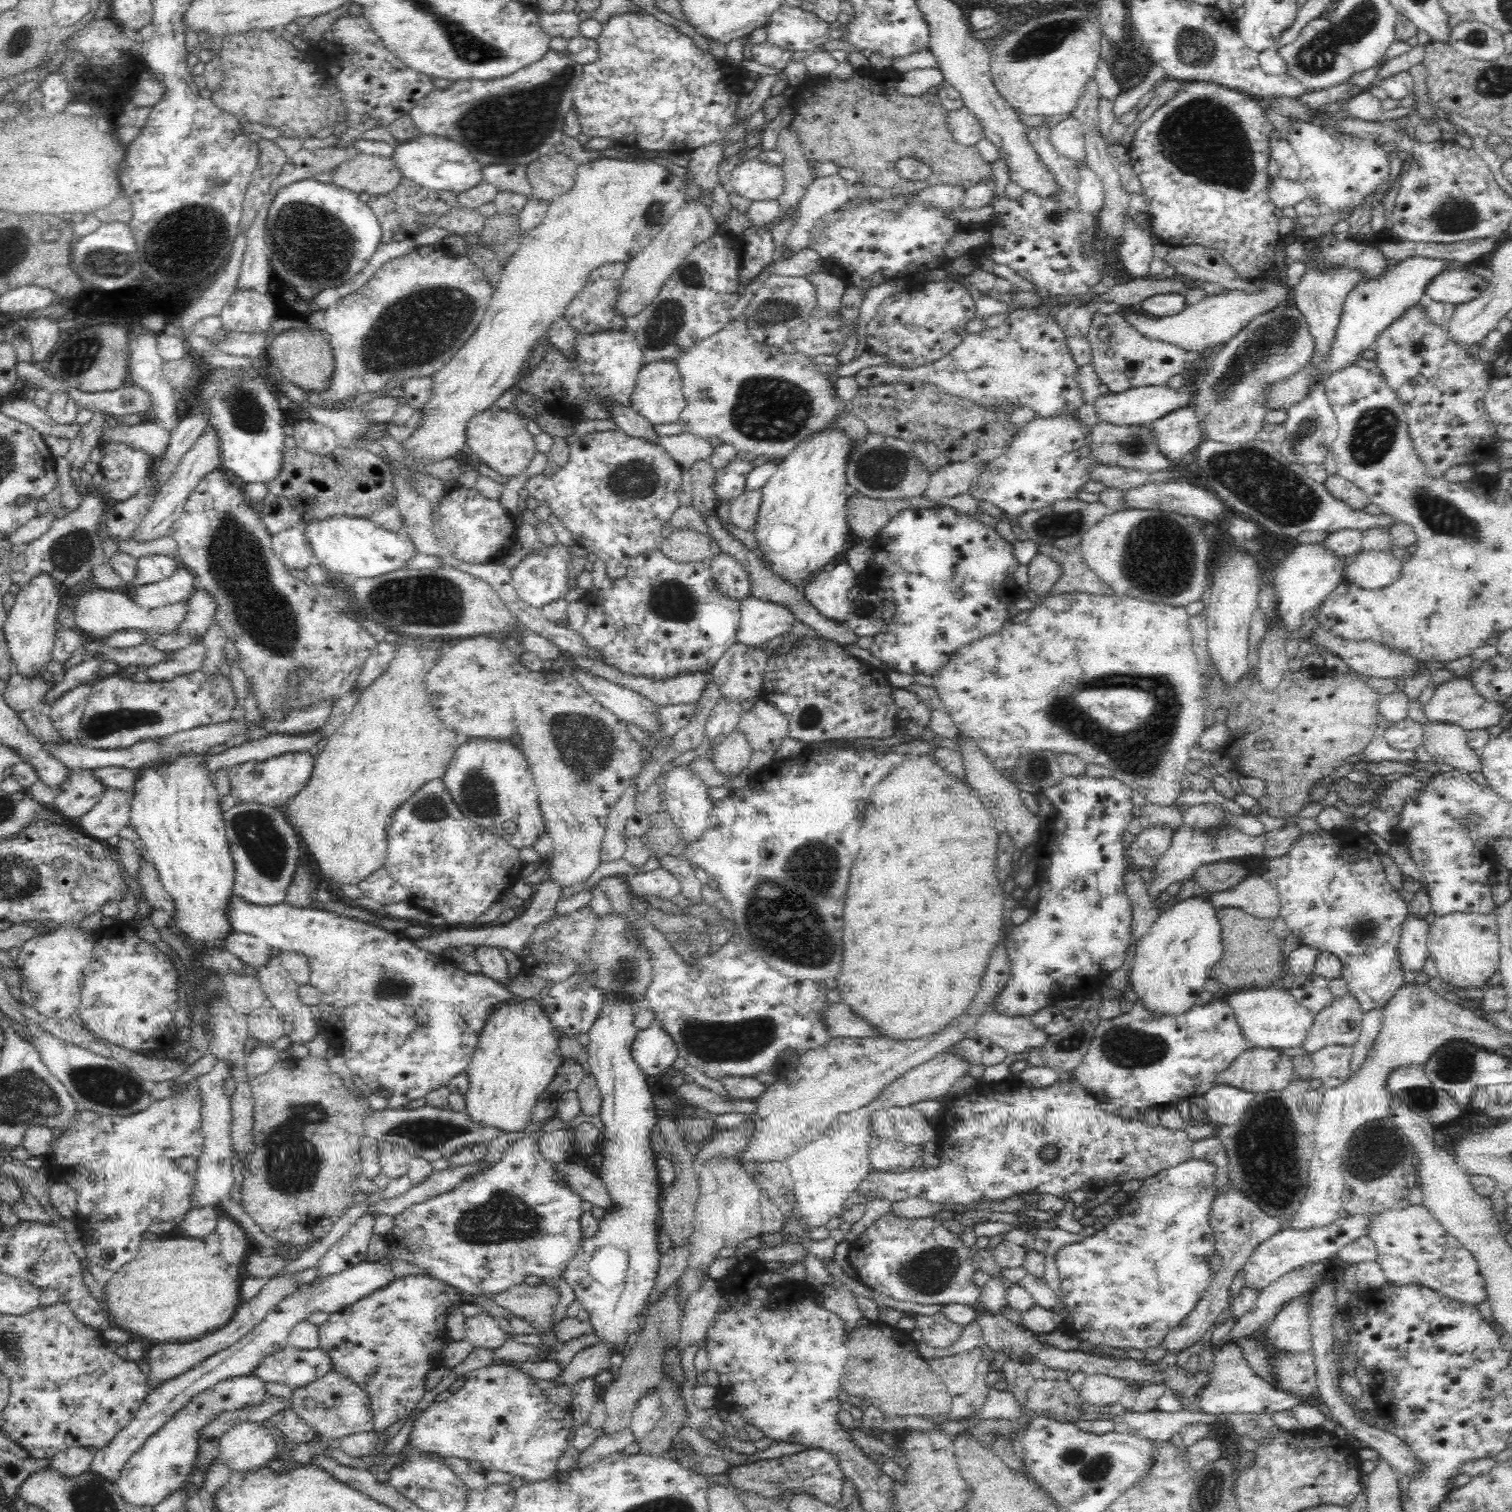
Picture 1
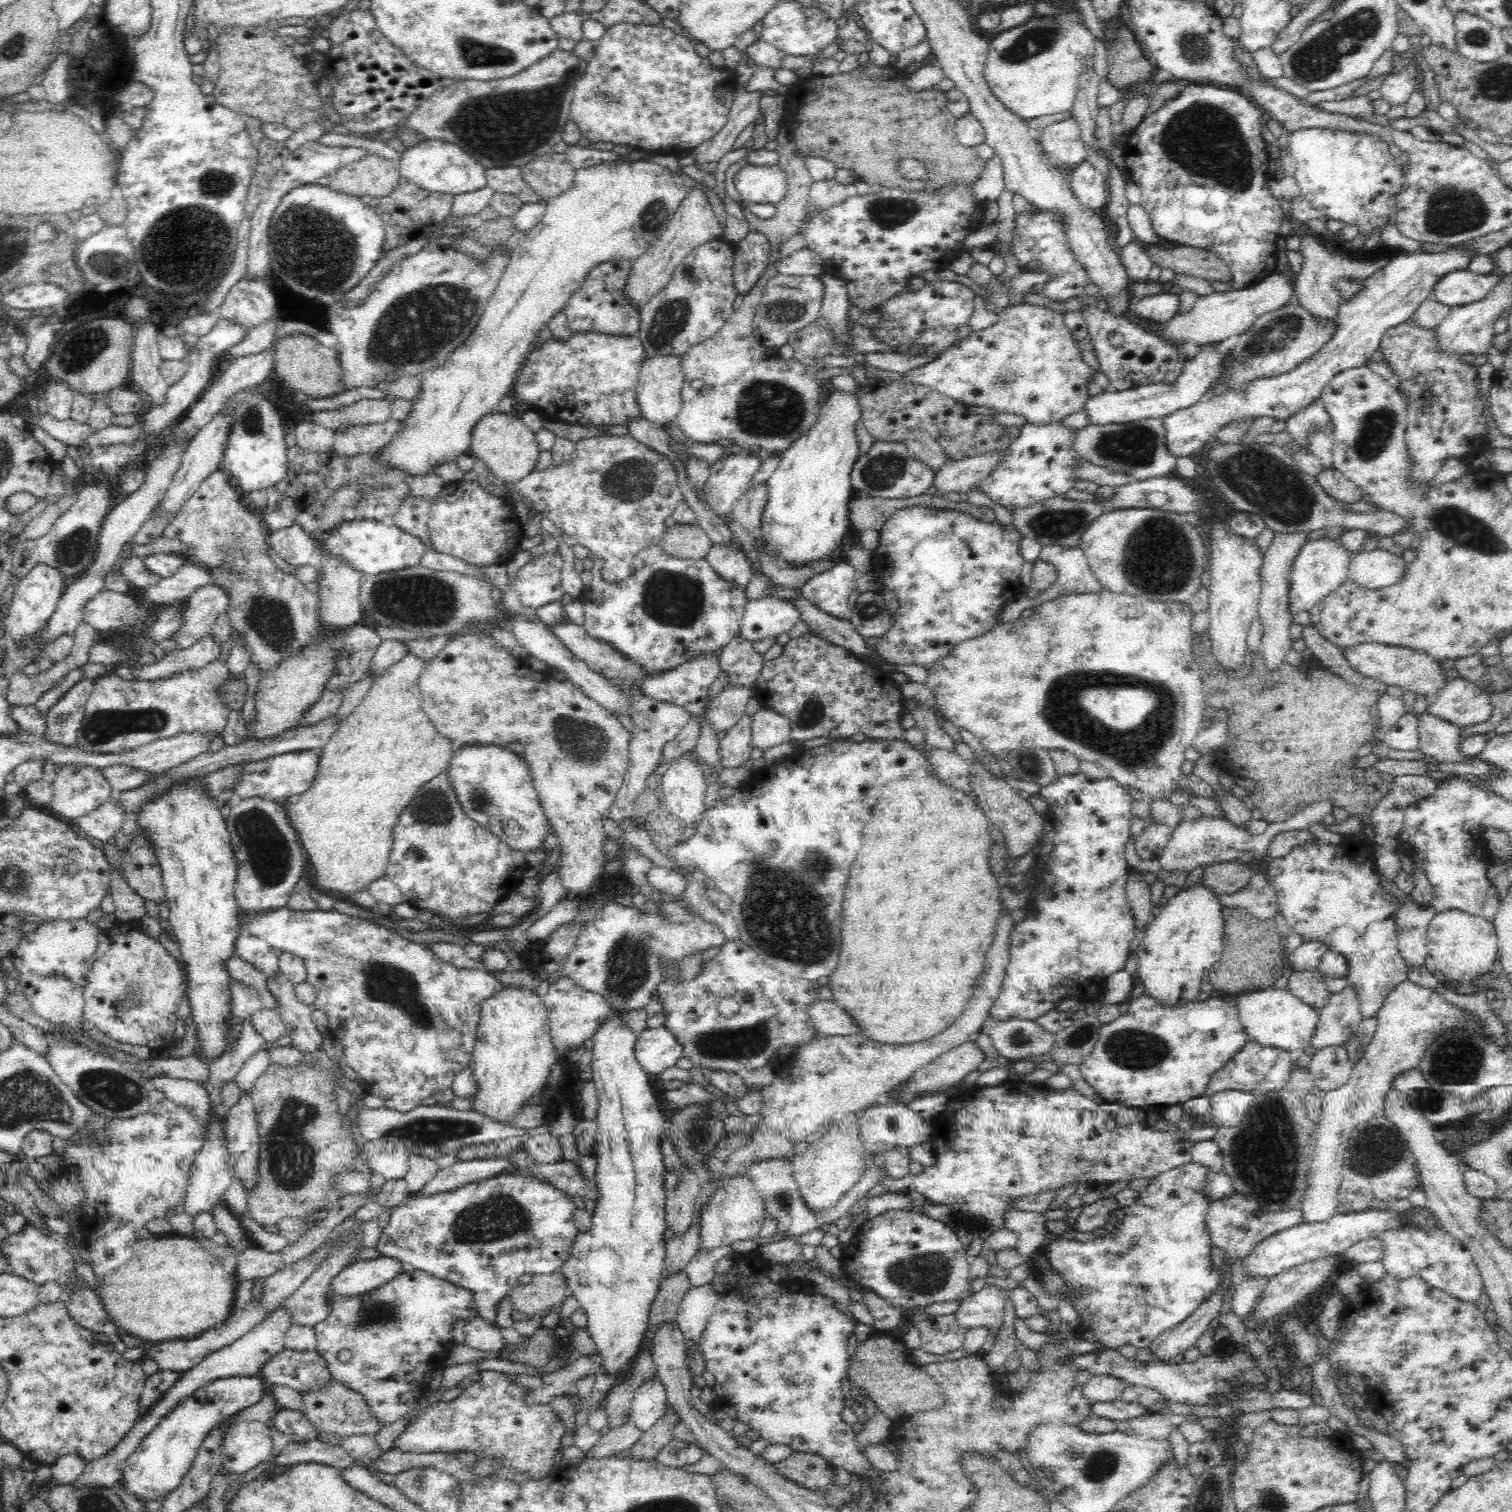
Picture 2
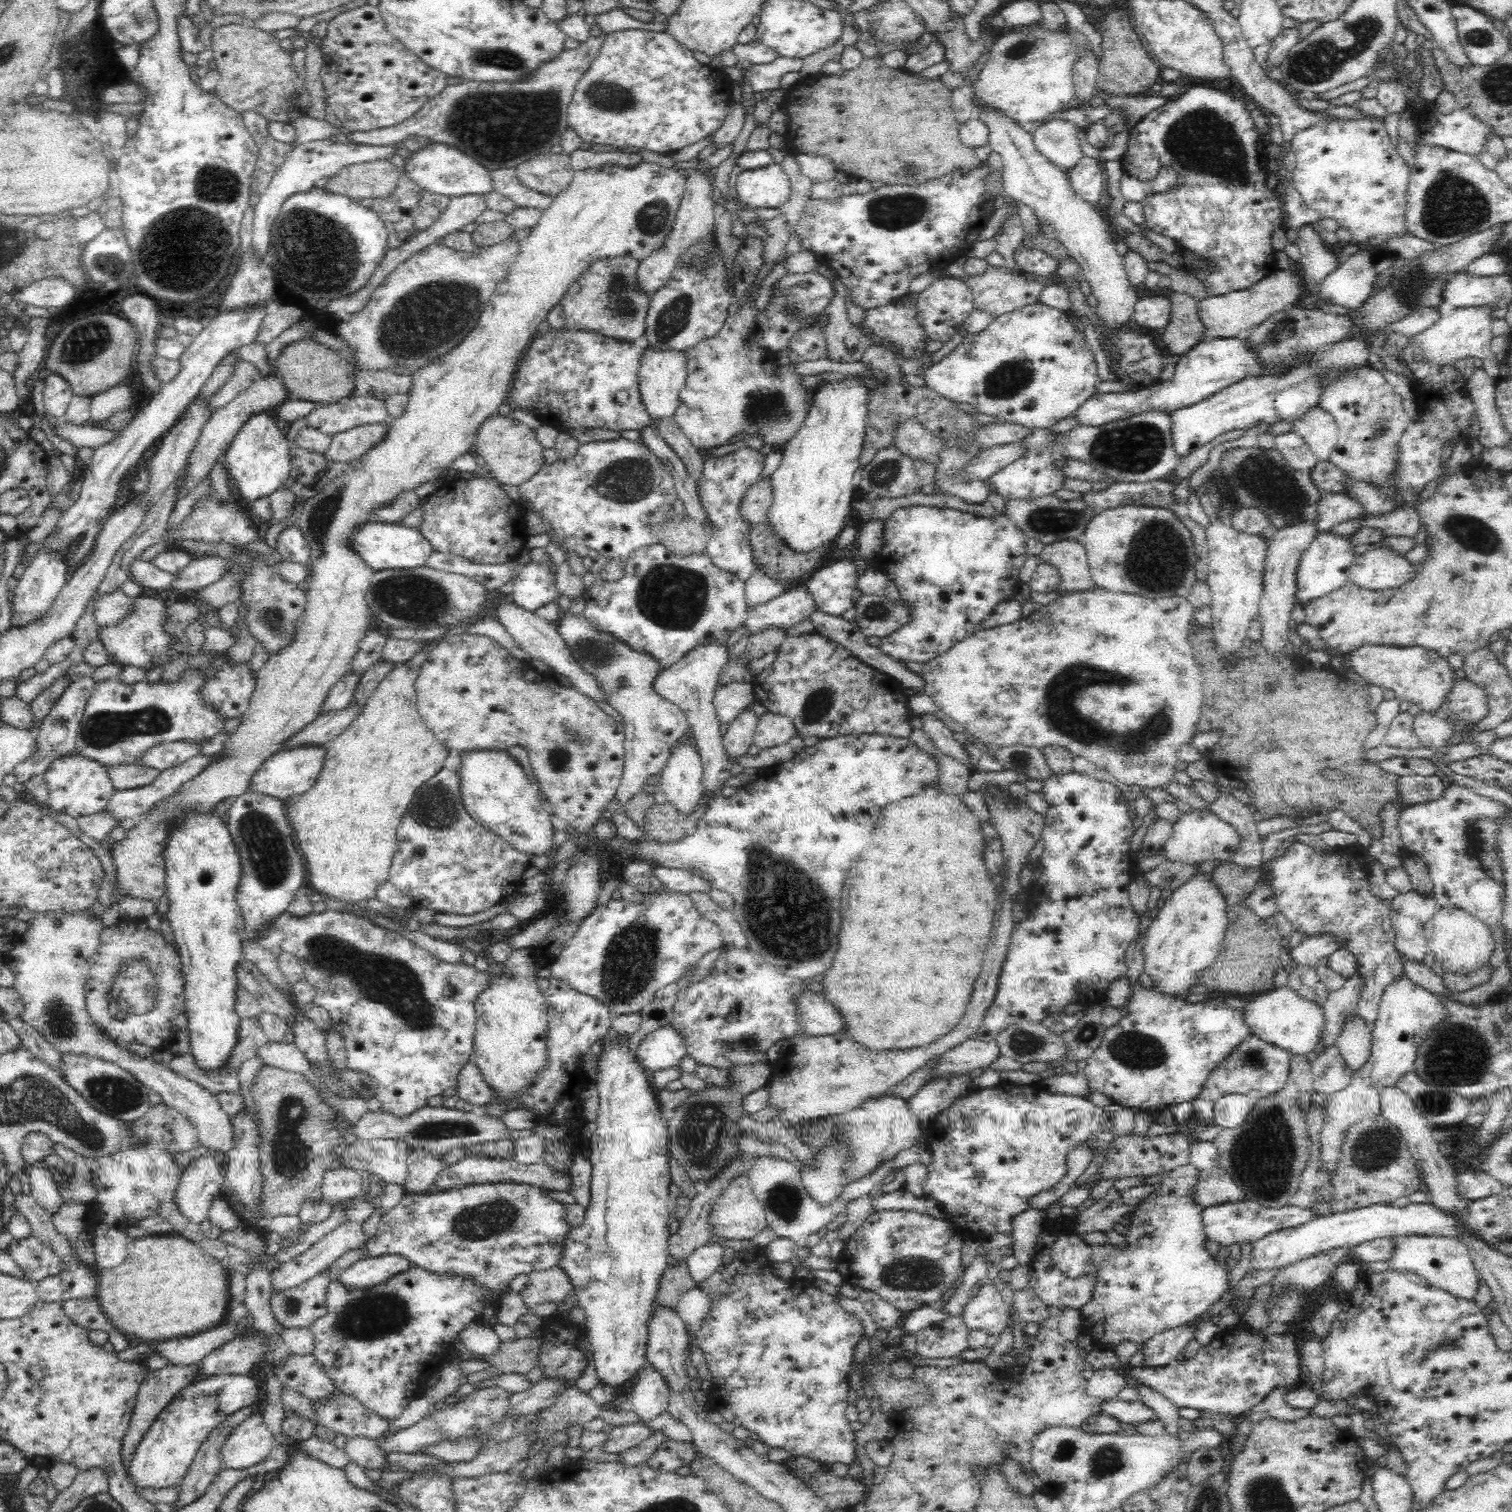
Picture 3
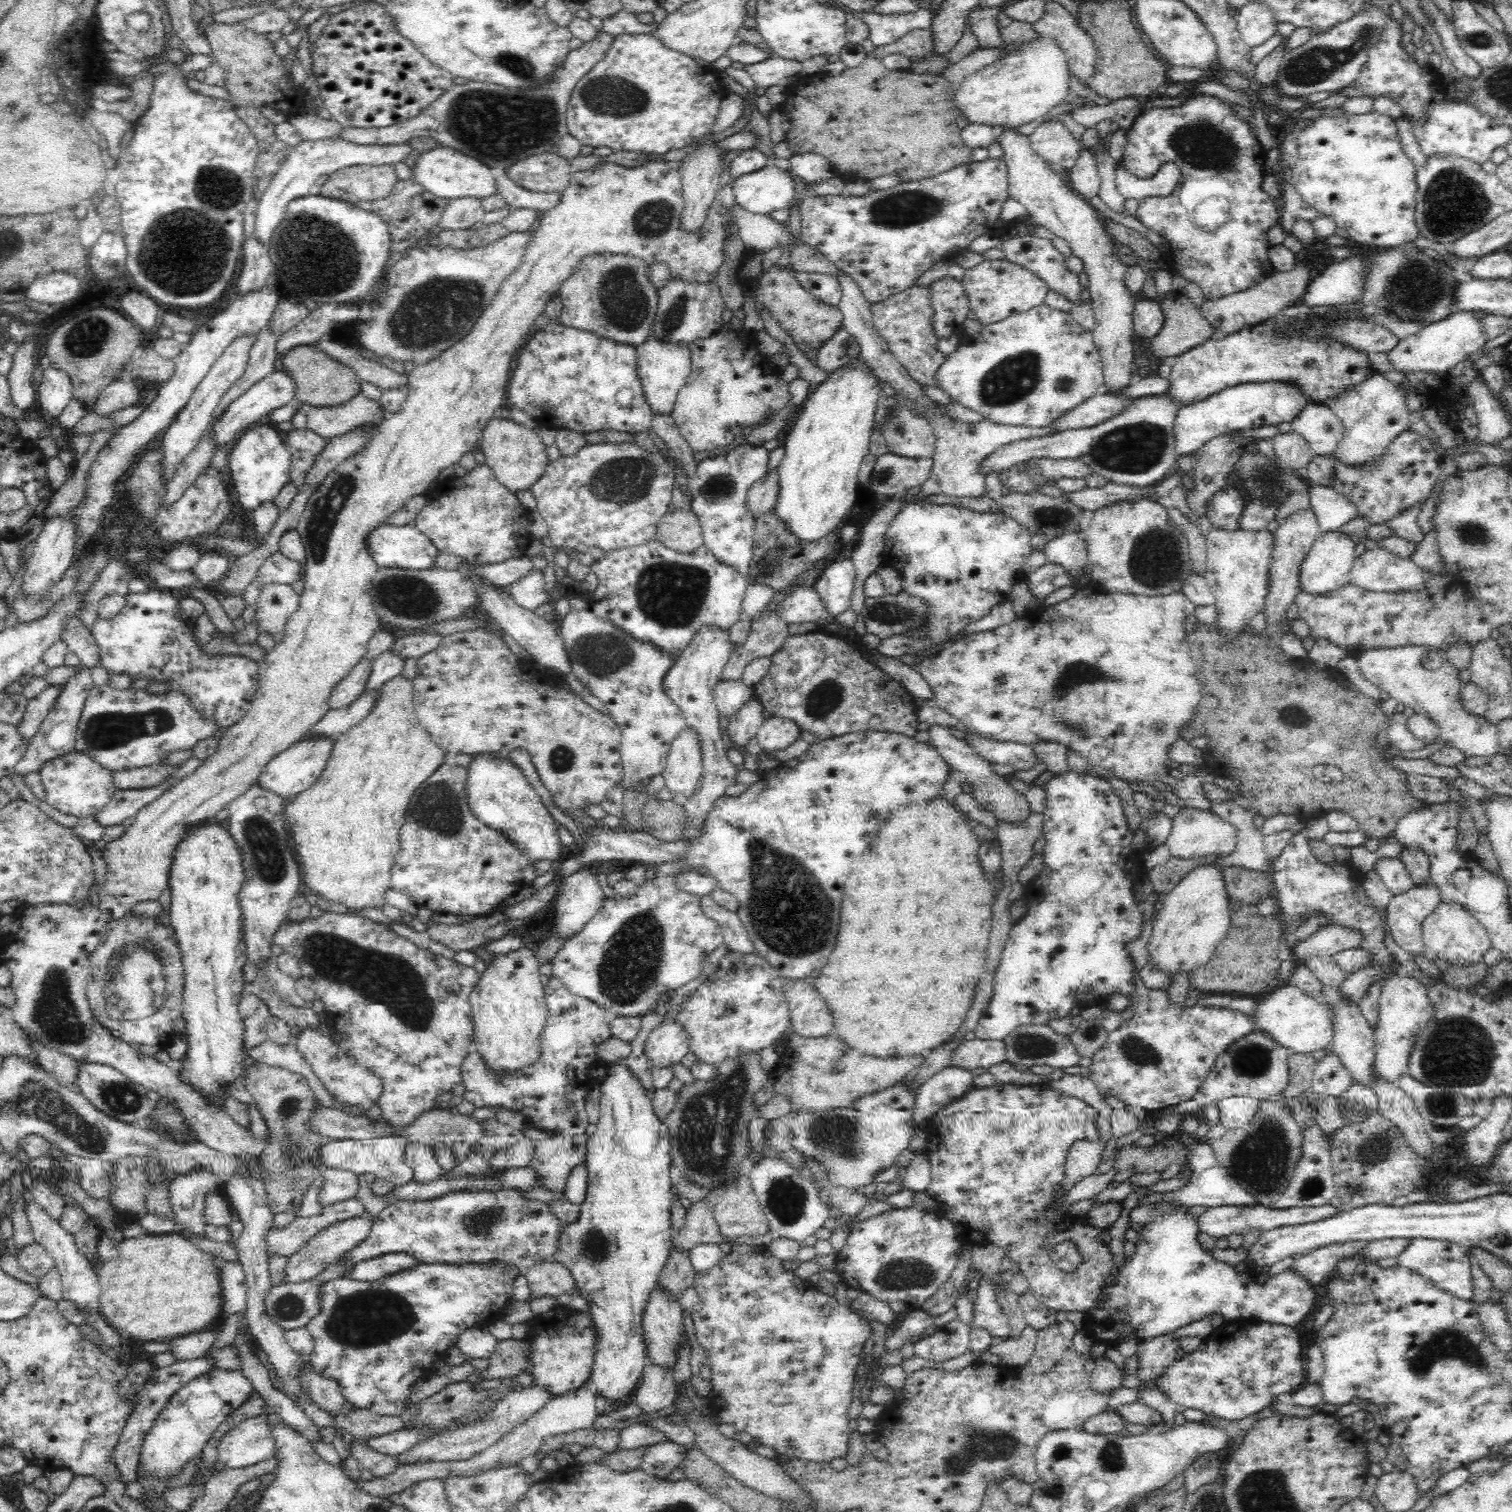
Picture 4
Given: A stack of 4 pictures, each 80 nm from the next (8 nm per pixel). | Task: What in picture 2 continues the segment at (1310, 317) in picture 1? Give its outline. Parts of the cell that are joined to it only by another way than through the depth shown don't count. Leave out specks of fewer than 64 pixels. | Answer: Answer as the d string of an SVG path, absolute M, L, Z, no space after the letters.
M1320 235L1304 236L1301 238L1299 252L1303 256L1303 265L1299 275L1293 283L1293 296L1298 301L1302 309L1307 310L1318 323L1320 321L1336 322L1339 313L1339 306L1344 302L1339 290L1335 287L1338 279L1348 279L1348 281L1364 281L1371 274L1386 266L1390 260L1384 255L1380 255L1378 260L1368 263L1368 261L1352 261L1345 259L1326 250Z

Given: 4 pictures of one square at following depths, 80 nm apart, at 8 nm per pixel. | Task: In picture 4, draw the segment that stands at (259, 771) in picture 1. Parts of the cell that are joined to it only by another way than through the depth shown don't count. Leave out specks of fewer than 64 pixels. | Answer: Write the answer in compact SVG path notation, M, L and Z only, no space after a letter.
M305 737L295 742L290 748L270 759L270 762L264 766L264 770L256 778L255 784L282 798L294 796L294 794L296 796L302 791L308 790L320 778L330 756L333 742L332 739L322 737Z

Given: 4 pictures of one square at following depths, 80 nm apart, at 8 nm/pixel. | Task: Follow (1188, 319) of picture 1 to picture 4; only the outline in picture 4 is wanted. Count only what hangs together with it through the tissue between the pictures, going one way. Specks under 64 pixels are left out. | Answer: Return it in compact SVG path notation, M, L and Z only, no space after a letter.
M1297 263L1292 270L1286 271L1274 271L1268 278L1264 279L1262 282L1256 284L1256 286L1247 288L1246 290L1240 292L1234 292L1228 294L1228 296L1220 297L1214 300L1207 300L1204 304L1200 305L1199 309L1201 310L1204 319L1206 319L1210 326L1214 327L1214 332L1222 333L1226 335L1231 335L1232 333L1237 333L1246 327L1253 327L1268 320L1272 320L1274 317L1277 317L1277 314L1286 307L1296 305L1300 302L1301 296L1306 292L1307 286L1312 279L1312 267L1308 263Z

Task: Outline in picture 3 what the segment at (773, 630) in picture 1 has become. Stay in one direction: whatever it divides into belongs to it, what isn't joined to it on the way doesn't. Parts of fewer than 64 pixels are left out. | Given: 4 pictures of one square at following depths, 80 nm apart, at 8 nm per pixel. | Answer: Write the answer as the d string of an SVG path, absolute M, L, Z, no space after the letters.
M803 585L801 588L783 592L766 604L749 607L744 627L748 635L755 635L772 627L786 631L798 622L808 619L816 608L814 599Z

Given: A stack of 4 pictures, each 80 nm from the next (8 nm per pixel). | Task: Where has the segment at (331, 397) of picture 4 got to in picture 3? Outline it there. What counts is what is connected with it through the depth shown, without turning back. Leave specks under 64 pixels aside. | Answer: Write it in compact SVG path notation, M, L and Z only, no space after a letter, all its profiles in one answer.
M300 338L300 339L304 339L304 342L306 342L304 346L308 348L308 354L310 354L310 356L282 356L282 351L281 351L281 354L278 356L278 359L276 360L275 365L272 367L273 375L276 377L280 377L280 379L282 379L282 382L284 383L284 386L287 388L288 397L291 400L319 401L320 404L335 403L341 398L347 397L350 394L350 392L352 392L352 389L355 387L354 380L352 379L354 374L352 374L352 368L350 368L350 362L345 358L344 355L343 356L322 356L322 354L326 354L326 352L328 352L328 348L326 348L326 346L314 340L313 338Z

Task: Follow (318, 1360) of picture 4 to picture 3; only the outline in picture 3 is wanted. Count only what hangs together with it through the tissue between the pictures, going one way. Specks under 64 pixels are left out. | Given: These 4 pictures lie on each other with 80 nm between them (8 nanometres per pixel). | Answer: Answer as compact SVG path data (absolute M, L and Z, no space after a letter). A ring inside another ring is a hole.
M414 1266L380 1284L366 1282L362 1289L346 1290L340 1281L332 1281L326 1293L328 1312L309 1328L315 1340L313 1355L338 1390L357 1398L371 1414L392 1422L421 1395L426 1379L447 1361L459 1331L473 1320L482 1322L484 1296L486 1289L478 1287L472 1279L436 1274ZM344 1348L352 1356L348 1364L338 1360L338 1352Z

